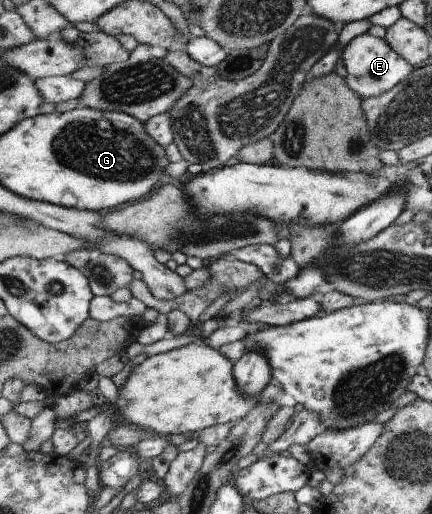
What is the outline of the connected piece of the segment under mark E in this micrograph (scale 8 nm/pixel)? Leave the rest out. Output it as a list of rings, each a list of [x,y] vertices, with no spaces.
[[[366,34],[353,38],[343,50],[341,56],[347,69],[346,80],[349,88],[361,99],[380,96],[394,86],[400,86],[400,82],[408,80],[408,76],[416,70],[408,60],[400,56],[399,52],[388,45],[382,38],[376,38],[372,34]]]

